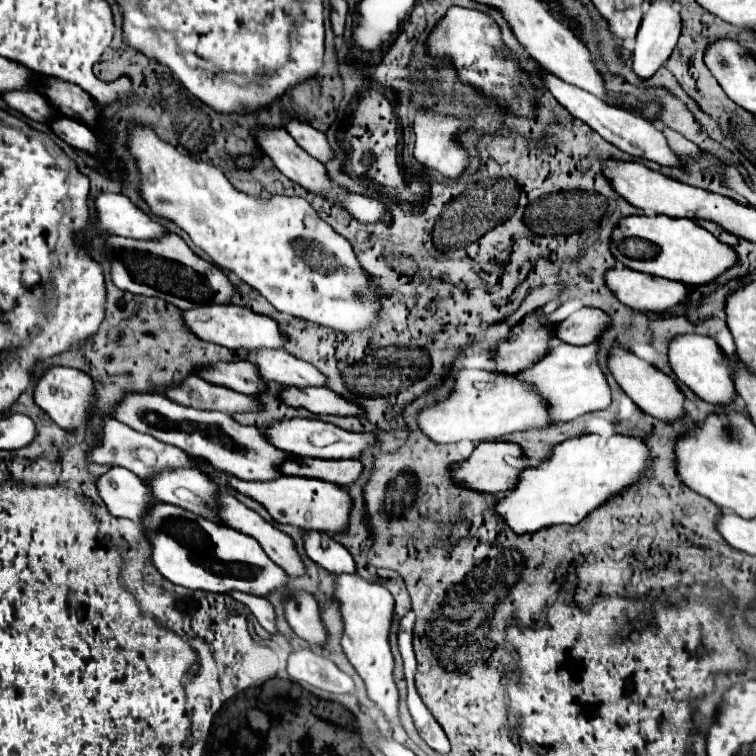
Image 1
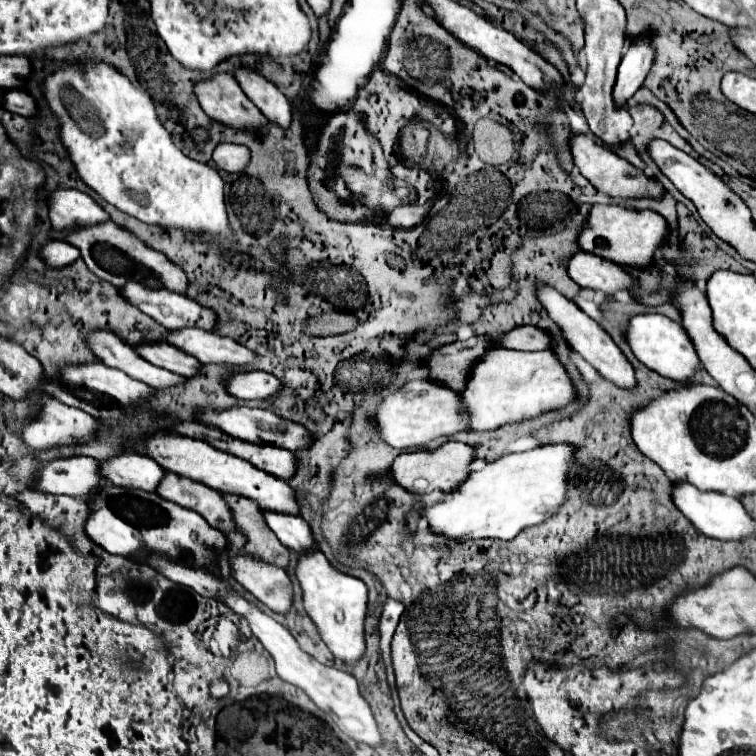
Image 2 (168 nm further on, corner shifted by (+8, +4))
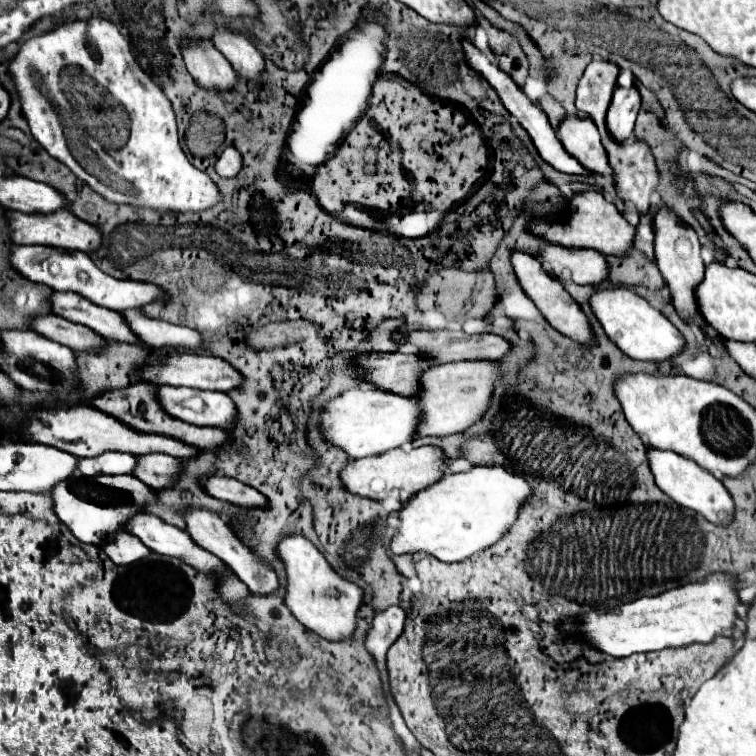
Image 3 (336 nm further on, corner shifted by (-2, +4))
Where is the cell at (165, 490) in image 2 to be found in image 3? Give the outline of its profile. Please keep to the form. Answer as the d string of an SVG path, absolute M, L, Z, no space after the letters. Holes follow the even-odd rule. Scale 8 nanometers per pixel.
M147 454L137 458L135 476L155 490L163 490L173 486L179 480L183 470L183 460L163 454Z

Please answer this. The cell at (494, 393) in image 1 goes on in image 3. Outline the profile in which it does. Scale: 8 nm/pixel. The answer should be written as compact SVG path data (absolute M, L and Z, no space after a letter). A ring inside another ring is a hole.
M347 390L325 406L321 418L321 434L327 442L343 448L351 458L379 456L395 448L407 448L419 436L421 408L415 396L395 396L393 392Z

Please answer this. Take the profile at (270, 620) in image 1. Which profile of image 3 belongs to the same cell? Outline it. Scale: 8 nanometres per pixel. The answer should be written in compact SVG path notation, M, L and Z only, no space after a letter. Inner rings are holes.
M119 532L115 534L105 546L103 546L105 554L115 562L115 564L131 564L135 560L147 558L151 554L151 550L147 546L143 546L141 540L135 540L131 534L127 532Z

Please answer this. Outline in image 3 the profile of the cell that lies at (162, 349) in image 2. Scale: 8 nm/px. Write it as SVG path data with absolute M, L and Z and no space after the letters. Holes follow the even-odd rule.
M55 292L55 298L51 298L51 306L55 314L63 316L69 322L83 324L105 336L107 340L143 346L143 342L135 336L135 332L119 312L95 306L83 296L71 292Z

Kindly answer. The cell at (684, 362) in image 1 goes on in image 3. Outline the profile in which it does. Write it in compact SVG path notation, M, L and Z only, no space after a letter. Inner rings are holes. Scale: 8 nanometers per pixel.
M613 288L613 290L599 290L591 298L591 308L599 322L603 324L607 336L631 358L635 360L651 360L651 362L665 362L679 356L685 348L685 338L681 332L647 300L637 296L631 288Z

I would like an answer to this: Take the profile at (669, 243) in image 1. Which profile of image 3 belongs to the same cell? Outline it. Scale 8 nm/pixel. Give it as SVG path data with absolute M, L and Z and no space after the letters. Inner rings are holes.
M581 192L573 198L569 198L571 206L571 218L569 224L543 224L535 222L531 224L531 232L537 236L543 236L545 240L569 248L591 248L601 254L611 254L611 256L627 256L629 250L635 246L635 232L637 226L627 222L623 214L617 210L617 206L601 196L601 192Z

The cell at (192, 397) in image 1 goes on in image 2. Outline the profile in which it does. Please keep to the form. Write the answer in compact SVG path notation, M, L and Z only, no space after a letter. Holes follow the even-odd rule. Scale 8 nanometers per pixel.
M95 332L85 342L97 360L101 360L107 366L123 370L131 378L145 382L151 388L169 388L169 386L177 386L185 382L183 376L157 368L149 364L147 360L141 360L125 342L117 340L117 336L109 332L99 332L99 334Z

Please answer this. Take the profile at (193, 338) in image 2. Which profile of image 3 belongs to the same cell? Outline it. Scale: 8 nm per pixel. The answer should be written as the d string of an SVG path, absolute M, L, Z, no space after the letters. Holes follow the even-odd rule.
M125 310L121 314L125 316L131 330L151 348L199 352L203 346L201 334L193 328L169 324L165 320L151 320L147 316L143 316L141 310Z

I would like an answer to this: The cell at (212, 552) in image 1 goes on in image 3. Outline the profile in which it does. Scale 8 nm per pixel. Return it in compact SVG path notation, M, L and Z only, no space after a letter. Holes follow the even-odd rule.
M75 474L63 482L59 482L51 496L55 500L55 514L67 528L85 544L105 546L117 532L125 532L123 524L131 520L131 516L145 512L145 506L157 500L157 490L149 488L135 476L83 476Z

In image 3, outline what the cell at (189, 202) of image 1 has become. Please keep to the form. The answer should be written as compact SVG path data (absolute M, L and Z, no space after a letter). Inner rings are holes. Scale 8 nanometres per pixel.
M93 18L63 24L49 34L29 38L19 54L13 58L11 76L17 84L23 114L29 122L35 140L59 162L87 182L105 200L115 204L131 204L139 208L153 208L157 212L203 212L223 202L217 184L211 176L189 164L183 148L179 146L175 114L171 102L151 76L143 72L129 50L127 40L121 36L111 20ZM121 126L129 130L129 138L121 148Z

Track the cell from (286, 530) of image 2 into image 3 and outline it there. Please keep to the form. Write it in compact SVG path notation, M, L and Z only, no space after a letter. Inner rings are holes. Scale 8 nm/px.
M217 474L207 476L207 478L203 478L203 488L207 494L227 500L241 508L263 508L263 504L267 504L267 500L263 500L261 492L255 492L255 488L251 488L239 480L227 478L227 476L217 476Z

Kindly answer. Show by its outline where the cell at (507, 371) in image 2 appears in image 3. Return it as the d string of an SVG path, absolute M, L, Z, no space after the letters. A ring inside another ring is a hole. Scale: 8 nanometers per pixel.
M461 360L447 362L439 366L431 366L423 376L423 394L419 396L423 402L423 422L419 436L449 436L459 434L483 420L487 414L491 400L495 396L495 388L501 372L499 360Z

